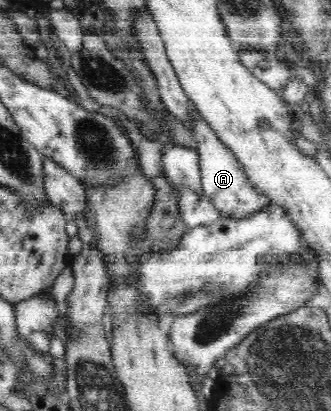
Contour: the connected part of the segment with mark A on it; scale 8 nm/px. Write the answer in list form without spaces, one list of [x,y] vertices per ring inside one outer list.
[[[189,103],[189,111],[191,111],[189,113],[191,130],[199,143],[197,152],[201,172],[200,181],[202,182],[204,194],[210,198],[212,205],[220,210],[222,216],[242,219],[249,215],[253,216],[270,204],[270,199],[258,193],[252,187],[246,172],[244,172],[244,167],[240,166],[238,159],[235,158],[234,151],[219,139],[214,128],[203,119],[202,115],[199,115],[198,108],[194,106],[194,103]]]

